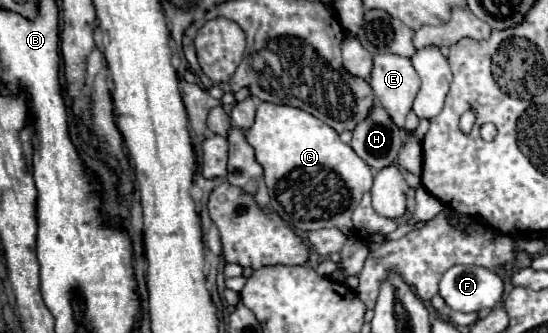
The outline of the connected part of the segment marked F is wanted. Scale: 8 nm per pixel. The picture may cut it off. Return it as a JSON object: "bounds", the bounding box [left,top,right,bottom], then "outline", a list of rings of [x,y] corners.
{"bounds":[440,266,502,312],"outline":[[[452,266],[440,280],[440,296],[456,312],[494,308],[502,292],[500,276],[480,266]]]}

